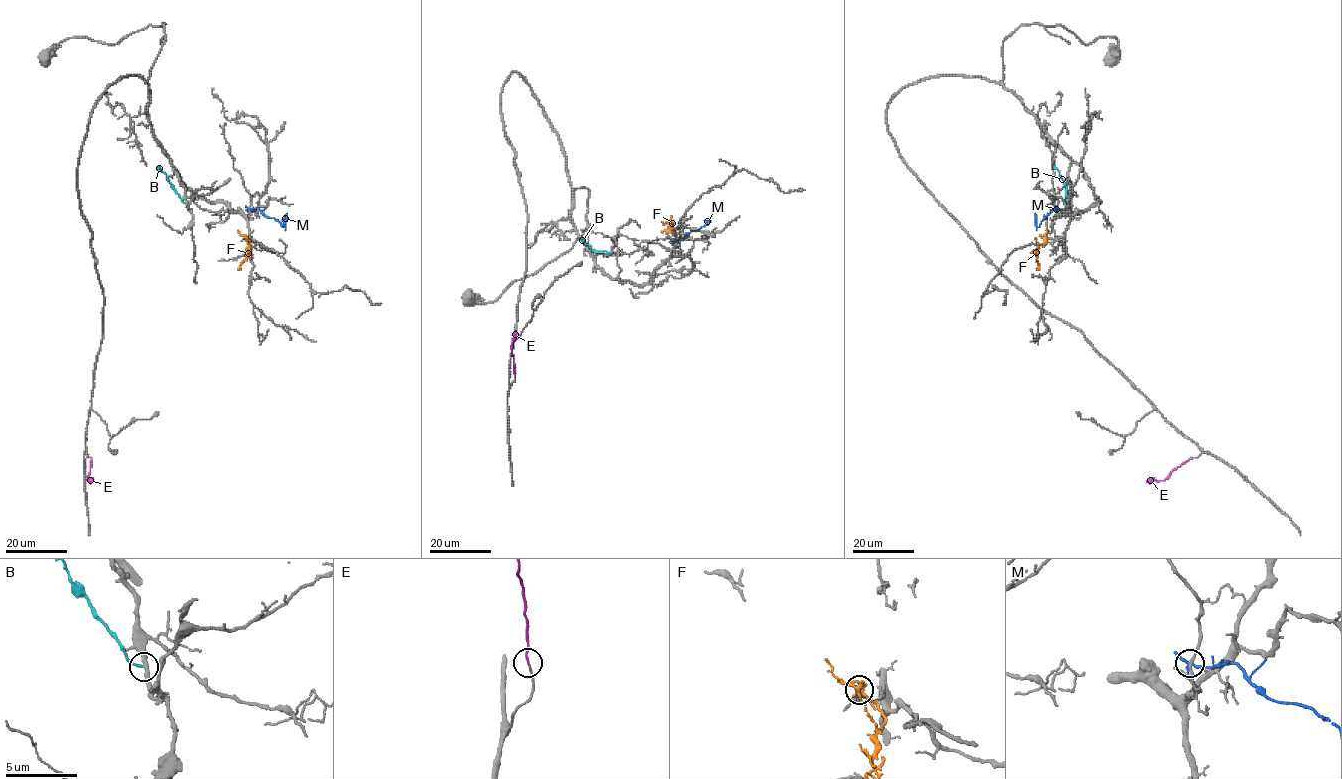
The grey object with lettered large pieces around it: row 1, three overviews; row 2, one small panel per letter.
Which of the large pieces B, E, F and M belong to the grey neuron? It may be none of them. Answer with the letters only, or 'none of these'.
E

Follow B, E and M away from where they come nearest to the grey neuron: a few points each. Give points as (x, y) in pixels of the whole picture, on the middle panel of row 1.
B: (610, 253), (594, 250), (581, 238)
E: (514, 373), (511, 349), (516, 332)
M: (672, 243), (697, 230), (710, 220)

